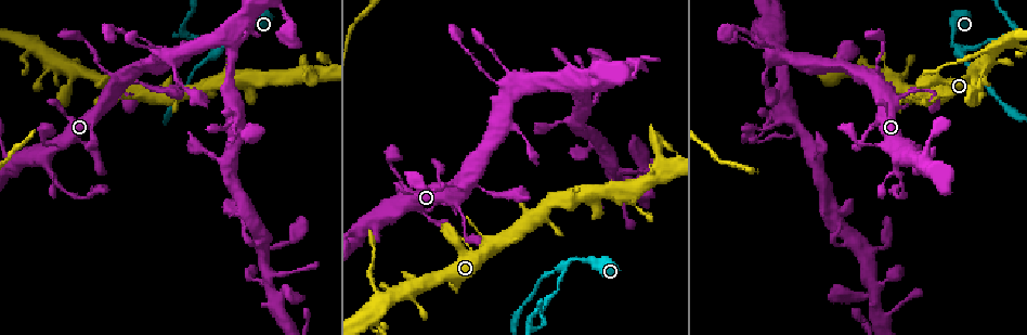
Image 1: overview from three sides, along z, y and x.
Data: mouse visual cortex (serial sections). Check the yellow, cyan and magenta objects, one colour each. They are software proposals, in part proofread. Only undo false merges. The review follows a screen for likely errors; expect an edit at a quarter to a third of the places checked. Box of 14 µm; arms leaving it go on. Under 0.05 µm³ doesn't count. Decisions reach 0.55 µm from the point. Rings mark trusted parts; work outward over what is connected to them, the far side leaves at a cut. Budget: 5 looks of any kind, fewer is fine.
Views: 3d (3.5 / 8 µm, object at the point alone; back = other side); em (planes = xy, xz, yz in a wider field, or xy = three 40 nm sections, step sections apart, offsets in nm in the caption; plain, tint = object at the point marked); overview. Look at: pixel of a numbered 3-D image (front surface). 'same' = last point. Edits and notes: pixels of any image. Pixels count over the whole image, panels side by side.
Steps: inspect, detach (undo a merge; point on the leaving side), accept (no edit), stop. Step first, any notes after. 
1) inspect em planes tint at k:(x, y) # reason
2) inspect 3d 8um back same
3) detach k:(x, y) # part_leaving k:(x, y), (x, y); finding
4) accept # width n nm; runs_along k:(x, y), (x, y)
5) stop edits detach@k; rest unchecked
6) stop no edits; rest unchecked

inspect em xy step 1 tint at 1:(901, 176) # thick turns thin

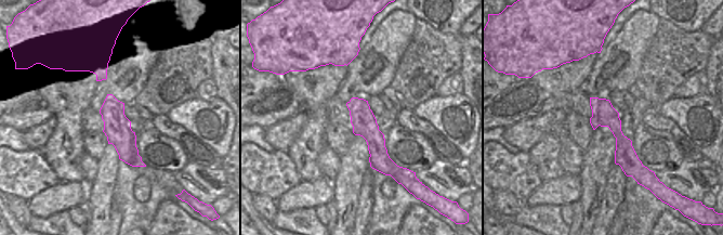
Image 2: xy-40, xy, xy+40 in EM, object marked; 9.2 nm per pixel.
inspect 3d 3.5um same # see where the arms go

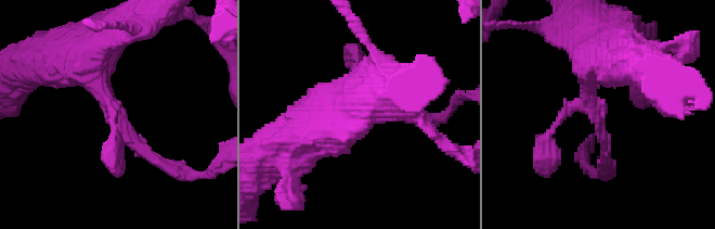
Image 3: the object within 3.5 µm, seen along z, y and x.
accept # runs_along 3:(91, 48), (118, 125), (168, 168); one cell here

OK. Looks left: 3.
inspect 3d 3.5um at 1:(378, 294)

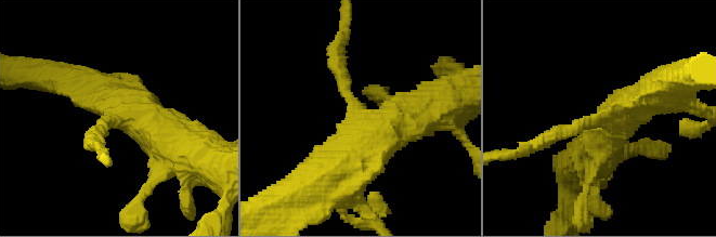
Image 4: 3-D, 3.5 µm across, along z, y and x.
inspect em xy step 2 tint at 4:(604, 114)

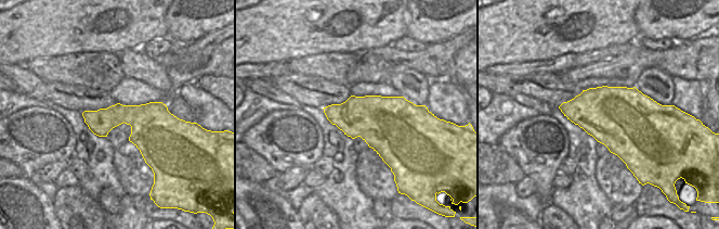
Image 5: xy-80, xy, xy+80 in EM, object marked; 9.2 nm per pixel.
detach 4:(539, 140) # part_leaving 4:(575, 128), (511, 155); a second cell is stuck on

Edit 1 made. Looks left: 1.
stop edits detach@4; rest unchecked

